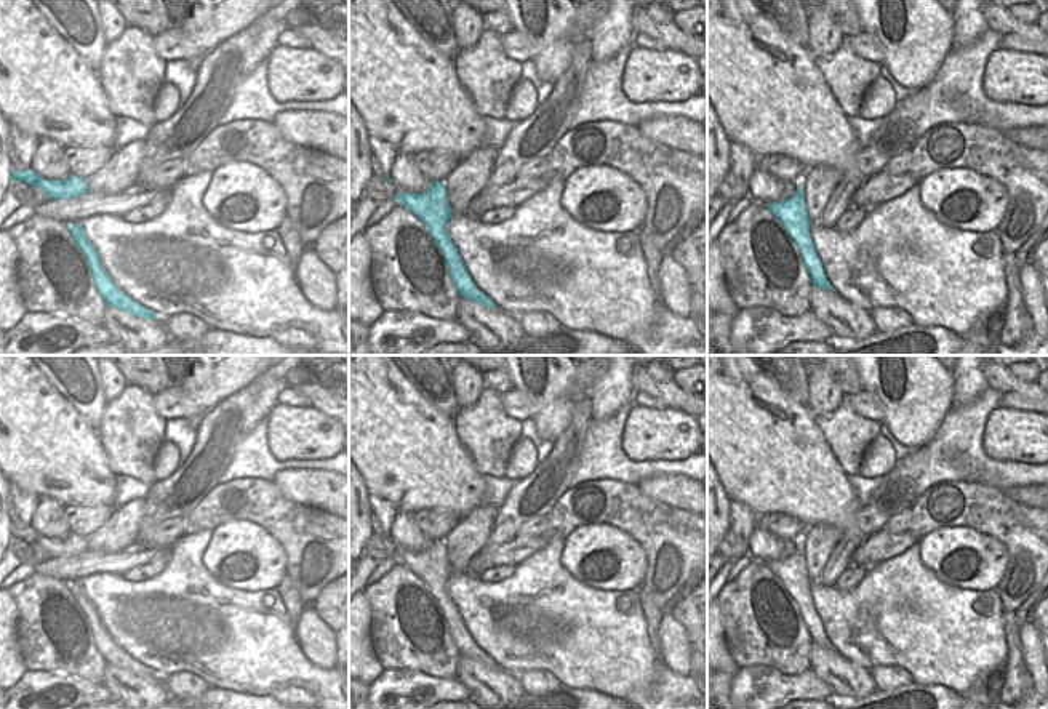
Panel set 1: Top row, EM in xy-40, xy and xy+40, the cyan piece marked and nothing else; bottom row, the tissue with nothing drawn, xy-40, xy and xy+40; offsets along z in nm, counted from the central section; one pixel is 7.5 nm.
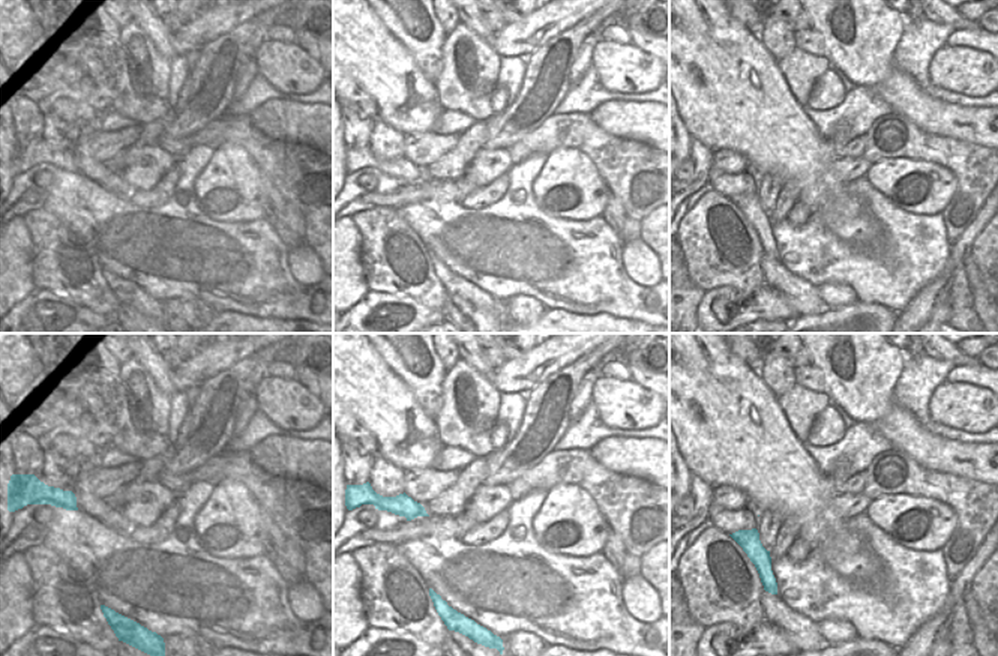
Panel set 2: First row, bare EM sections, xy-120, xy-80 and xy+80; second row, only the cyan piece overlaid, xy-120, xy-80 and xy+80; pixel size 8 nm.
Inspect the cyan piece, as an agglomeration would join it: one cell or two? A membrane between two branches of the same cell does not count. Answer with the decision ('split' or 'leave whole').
split

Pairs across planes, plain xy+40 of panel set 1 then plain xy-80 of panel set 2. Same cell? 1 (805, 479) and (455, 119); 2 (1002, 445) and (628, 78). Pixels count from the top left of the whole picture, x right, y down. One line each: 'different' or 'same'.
1: different
2: same

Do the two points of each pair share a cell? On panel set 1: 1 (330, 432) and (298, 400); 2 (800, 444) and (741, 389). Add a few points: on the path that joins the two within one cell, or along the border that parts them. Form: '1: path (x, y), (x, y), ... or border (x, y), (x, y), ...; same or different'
1: border (277, 402), (309, 407); different
2: path (786, 436), (754, 404); same

